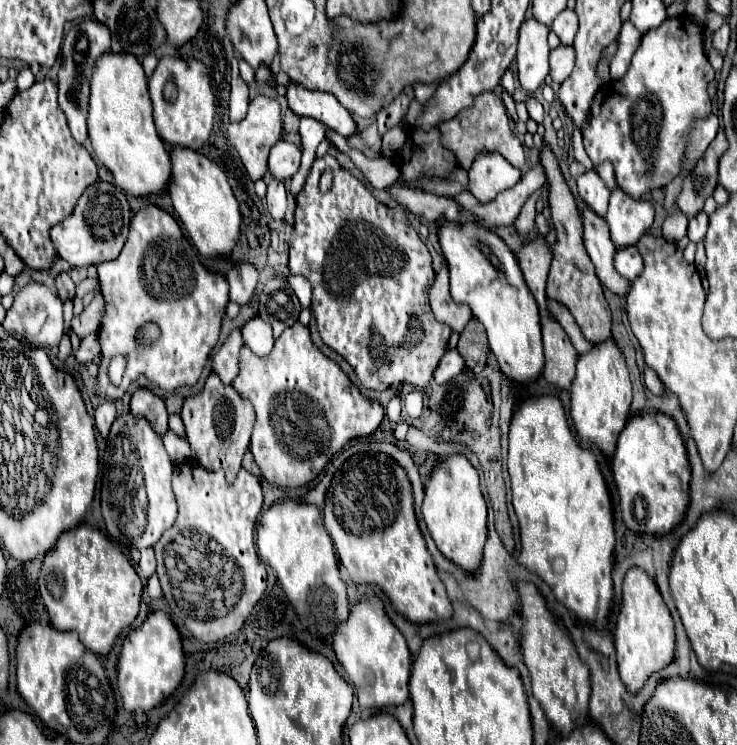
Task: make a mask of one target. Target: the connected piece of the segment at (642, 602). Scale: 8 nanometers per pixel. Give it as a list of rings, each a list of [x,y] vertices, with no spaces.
[[[631,568],[625,576],[623,600],[613,634],[615,634],[619,674],[629,692],[637,692],[639,688],[643,688],[643,682],[647,682],[647,678],[653,672],[661,670],[673,660],[673,652],[675,652],[673,618],[661,598],[657,584],[641,568]]]

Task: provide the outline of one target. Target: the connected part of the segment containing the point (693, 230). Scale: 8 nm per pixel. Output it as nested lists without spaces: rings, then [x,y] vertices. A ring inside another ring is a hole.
[[[699,212],[697,216],[693,216],[691,220],[689,220],[689,230],[687,230],[687,236],[689,236],[689,240],[691,242],[701,242],[703,240],[703,236],[705,236],[705,232],[707,232],[707,214],[705,212]]]

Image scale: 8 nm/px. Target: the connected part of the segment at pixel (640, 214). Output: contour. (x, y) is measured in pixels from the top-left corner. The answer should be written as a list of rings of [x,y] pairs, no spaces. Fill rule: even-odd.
[[[621,188],[611,192],[609,210],[605,220],[611,230],[611,240],[617,248],[633,246],[653,224],[655,210],[647,200],[635,200],[627,196]]]

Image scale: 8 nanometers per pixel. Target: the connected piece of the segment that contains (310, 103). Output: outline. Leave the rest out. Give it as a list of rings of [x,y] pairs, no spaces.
[[[289,84],[287,102],[297,116],[315,118],[341,136],[351,136],[355,132],[353,116],[339,104],[339,100],[335,100],[335,96],[327,92],[309,92],[297,84]]]

